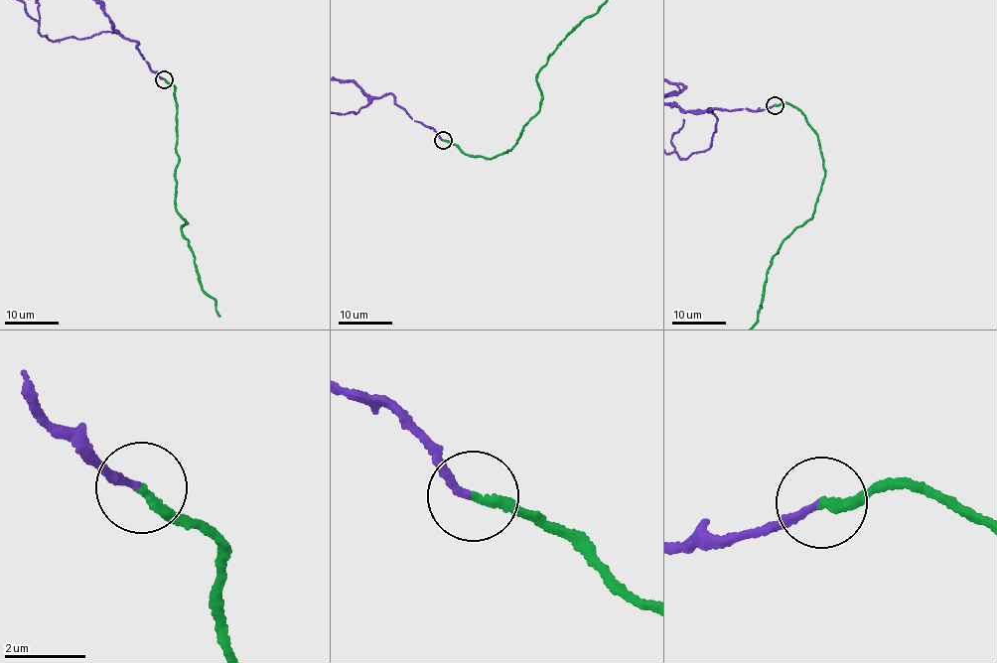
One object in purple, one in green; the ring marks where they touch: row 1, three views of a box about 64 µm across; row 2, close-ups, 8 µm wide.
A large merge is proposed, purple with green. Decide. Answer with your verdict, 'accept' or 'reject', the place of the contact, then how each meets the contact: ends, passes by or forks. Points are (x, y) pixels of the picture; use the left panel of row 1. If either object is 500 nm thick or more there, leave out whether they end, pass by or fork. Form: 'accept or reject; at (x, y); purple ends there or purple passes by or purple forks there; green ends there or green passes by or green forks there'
accept; at (164, 79); purple ends there; green ends there

